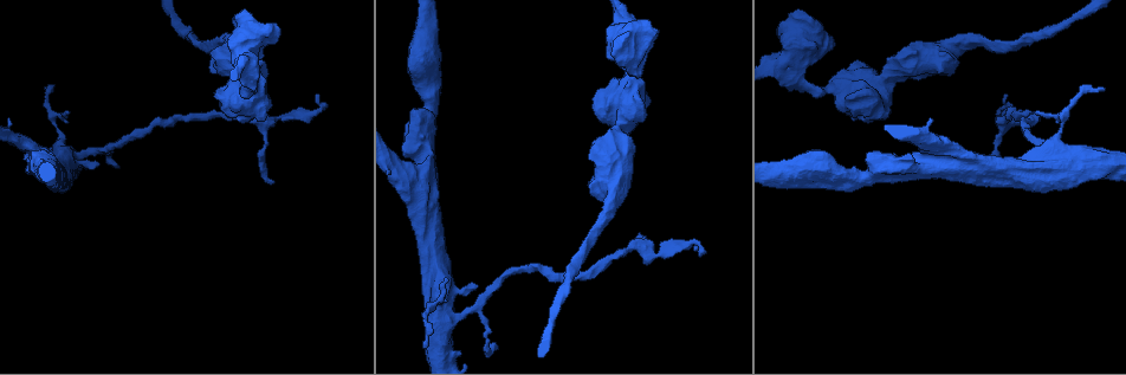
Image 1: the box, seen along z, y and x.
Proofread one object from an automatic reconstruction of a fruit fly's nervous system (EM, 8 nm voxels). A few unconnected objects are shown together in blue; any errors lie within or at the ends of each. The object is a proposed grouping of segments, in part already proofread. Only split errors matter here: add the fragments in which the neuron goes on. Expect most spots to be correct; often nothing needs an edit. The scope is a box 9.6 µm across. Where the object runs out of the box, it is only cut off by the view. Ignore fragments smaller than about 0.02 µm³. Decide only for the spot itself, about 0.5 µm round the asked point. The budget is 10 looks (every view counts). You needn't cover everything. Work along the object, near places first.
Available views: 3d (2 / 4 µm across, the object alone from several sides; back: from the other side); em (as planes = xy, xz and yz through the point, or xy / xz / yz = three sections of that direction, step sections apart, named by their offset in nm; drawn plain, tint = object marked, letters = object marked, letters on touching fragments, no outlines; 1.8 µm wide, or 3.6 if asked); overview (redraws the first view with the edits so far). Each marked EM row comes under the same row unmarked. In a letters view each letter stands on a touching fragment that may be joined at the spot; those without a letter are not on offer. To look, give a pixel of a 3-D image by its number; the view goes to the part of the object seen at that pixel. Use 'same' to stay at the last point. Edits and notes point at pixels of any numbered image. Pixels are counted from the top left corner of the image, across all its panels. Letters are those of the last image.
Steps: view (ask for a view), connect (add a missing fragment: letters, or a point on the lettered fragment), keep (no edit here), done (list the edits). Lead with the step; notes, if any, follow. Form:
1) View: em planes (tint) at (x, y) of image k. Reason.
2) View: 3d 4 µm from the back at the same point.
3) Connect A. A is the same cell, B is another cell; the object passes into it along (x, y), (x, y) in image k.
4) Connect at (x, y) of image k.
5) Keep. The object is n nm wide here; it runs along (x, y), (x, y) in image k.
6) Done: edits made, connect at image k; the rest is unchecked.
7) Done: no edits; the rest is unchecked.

View: em 3.6 µm planes (letters) at (613, 148) of image 1. Thick turns thin.

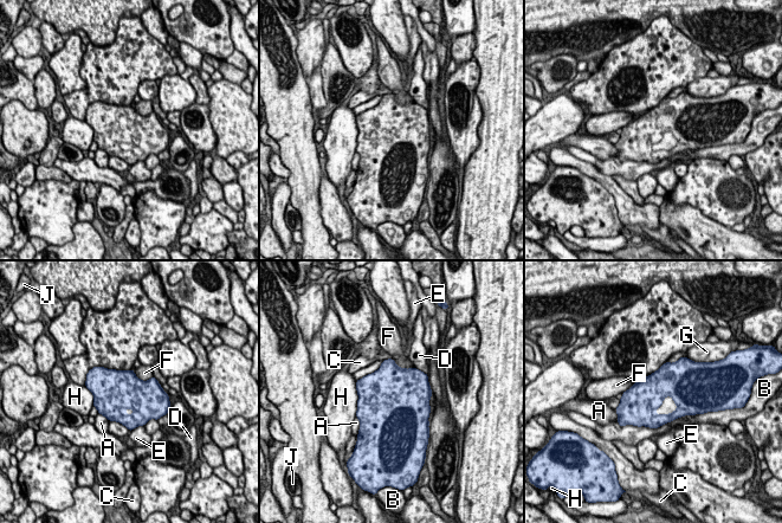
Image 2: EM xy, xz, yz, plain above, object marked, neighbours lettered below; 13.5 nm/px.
Keep. A, B, C, D, E, F, G, H and J are other cells; a border runs along (133, 369), (142, 380), (153, 376) in image 2; none of them fits.

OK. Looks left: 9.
View: 3d 4 µm from the back at (961, 166) of image 1.

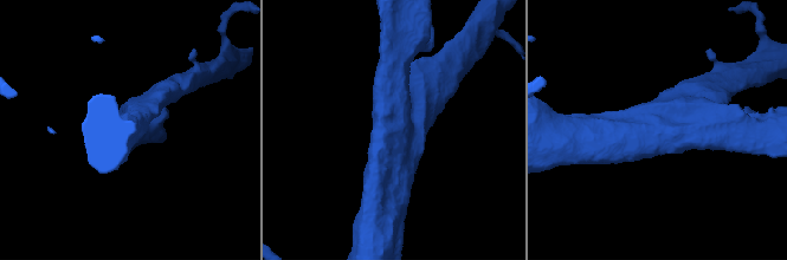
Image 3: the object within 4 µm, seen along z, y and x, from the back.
View: em 3.6 µm xz step 8 (tint) at (659, 132) of image 3. 4 arms meet here; now the EM.

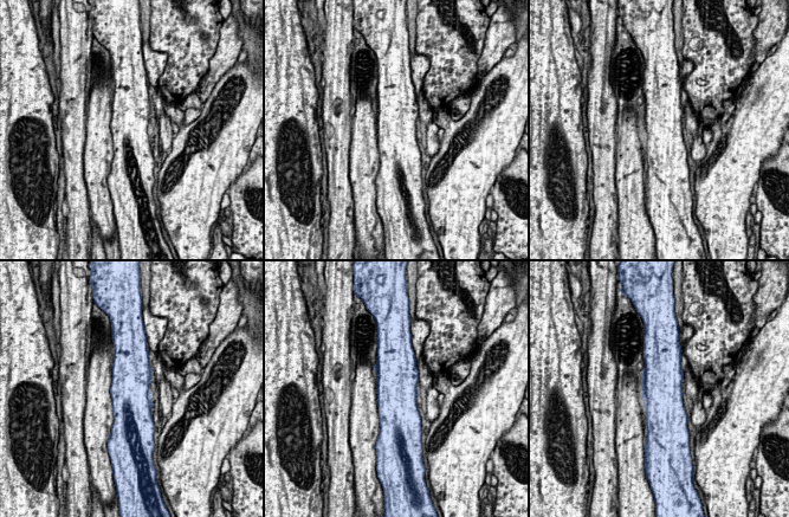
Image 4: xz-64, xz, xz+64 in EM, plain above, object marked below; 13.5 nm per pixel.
View: em 3.6 µm planes (letters) at the same point. Cut it another way.

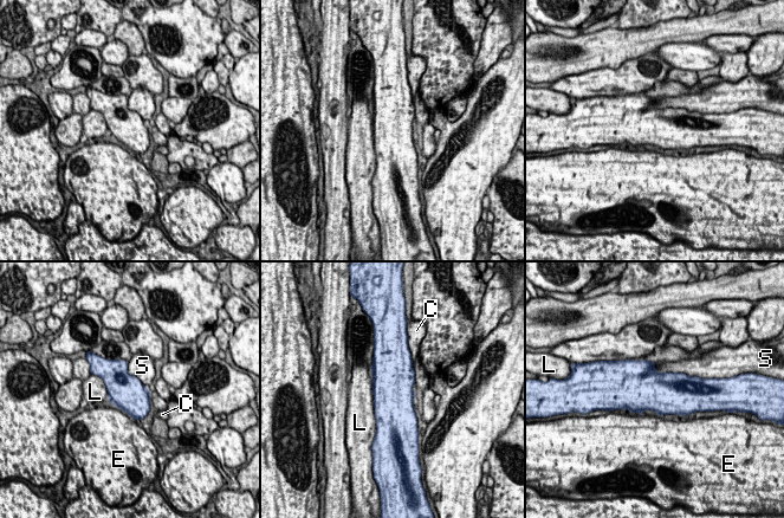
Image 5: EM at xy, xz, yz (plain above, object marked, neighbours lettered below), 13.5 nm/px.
Keep. The longest contact is with L, 900 nm; C, E, L and S are other cells; a border runs along (654, 366), (659, 371), (694, 376) in image 5; none of them fits.

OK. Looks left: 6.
View: em yz step 16 (tint) at (271, 184) of image 1. Tapers out.

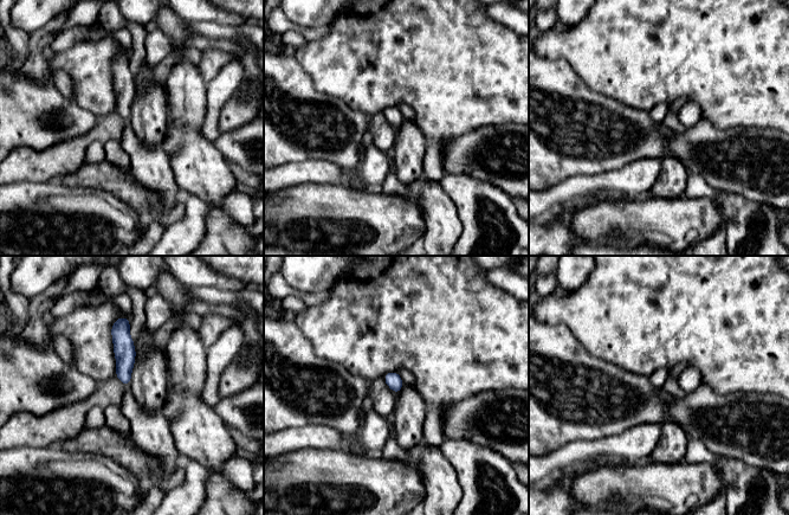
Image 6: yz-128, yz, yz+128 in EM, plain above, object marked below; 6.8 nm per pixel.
View: em planes (letters) at the same point.

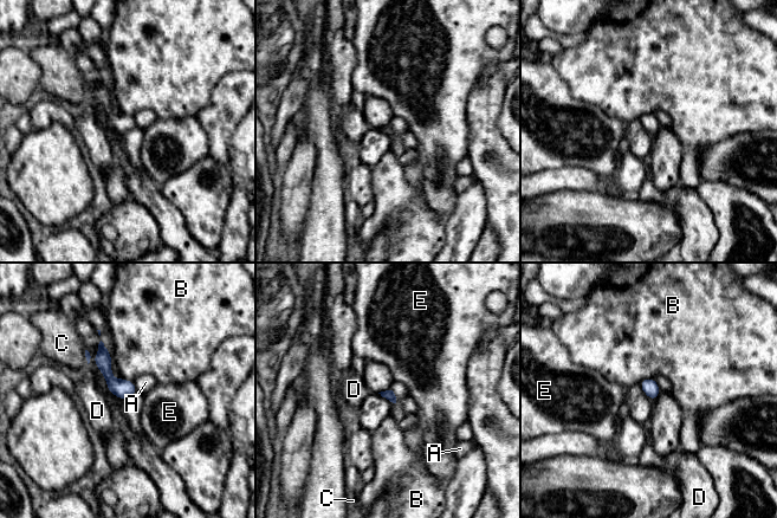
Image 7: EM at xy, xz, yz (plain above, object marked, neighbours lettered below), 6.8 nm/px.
Keep. The longest contact is with B, 110 nm; A, B, C, D and E are other cells; none of them fits.

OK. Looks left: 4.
View: em xy step 16 (tint) at (95, 167) of image 1. Free end.

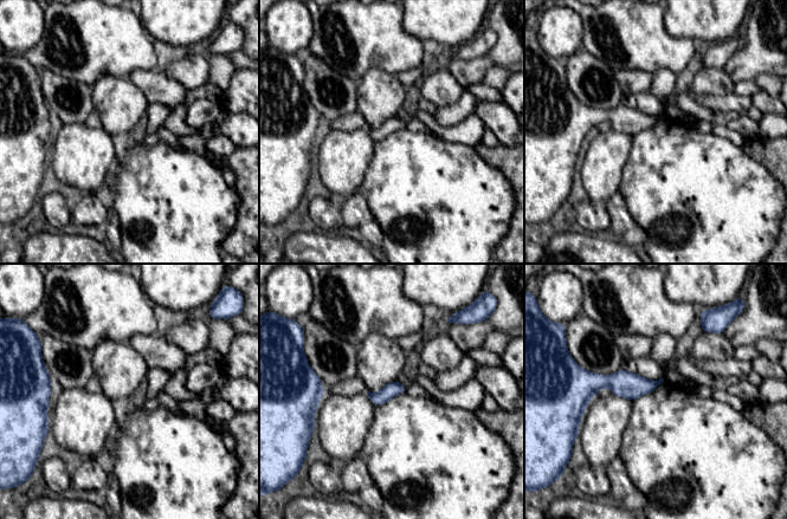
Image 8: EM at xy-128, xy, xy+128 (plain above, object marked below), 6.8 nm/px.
View: em planes (letters) at the same point. Another direction.

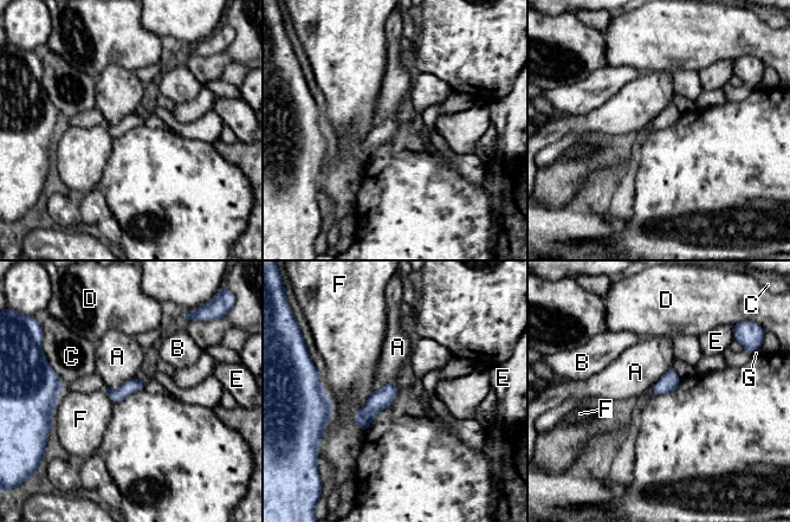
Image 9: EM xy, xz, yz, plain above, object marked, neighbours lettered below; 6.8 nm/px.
Keep. A, B, C, D, E, F and G are other cells; a border runs along (135, 375), (115, 388), (107, 388) in image 9; no lettered fragment goes on from it.

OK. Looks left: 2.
Done: no edits; the rest is unchecked.

